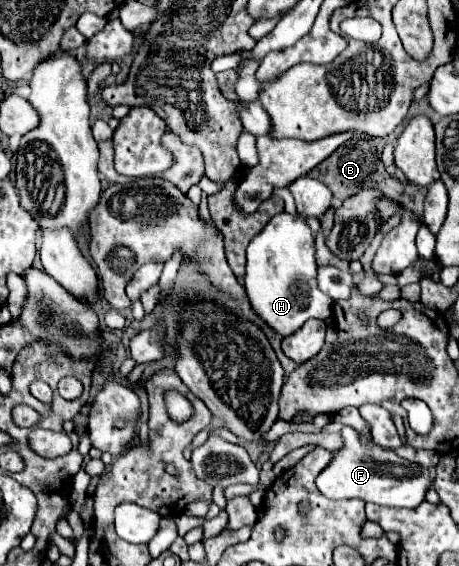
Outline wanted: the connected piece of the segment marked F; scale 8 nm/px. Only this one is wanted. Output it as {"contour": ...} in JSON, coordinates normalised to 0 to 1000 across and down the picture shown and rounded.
{"contour":[[[747,753],[743,770],[752,777],[752,792],[734,795],[721,820],[691,841],[691,862],[708,880],[782,880],[791,887],[861,898],[908,898],[926,883],[930,866],[943,859],[935,827],[869,809],[856,795],[839,795],[821,784],[791,788],[778,763],[760,753]]]}

